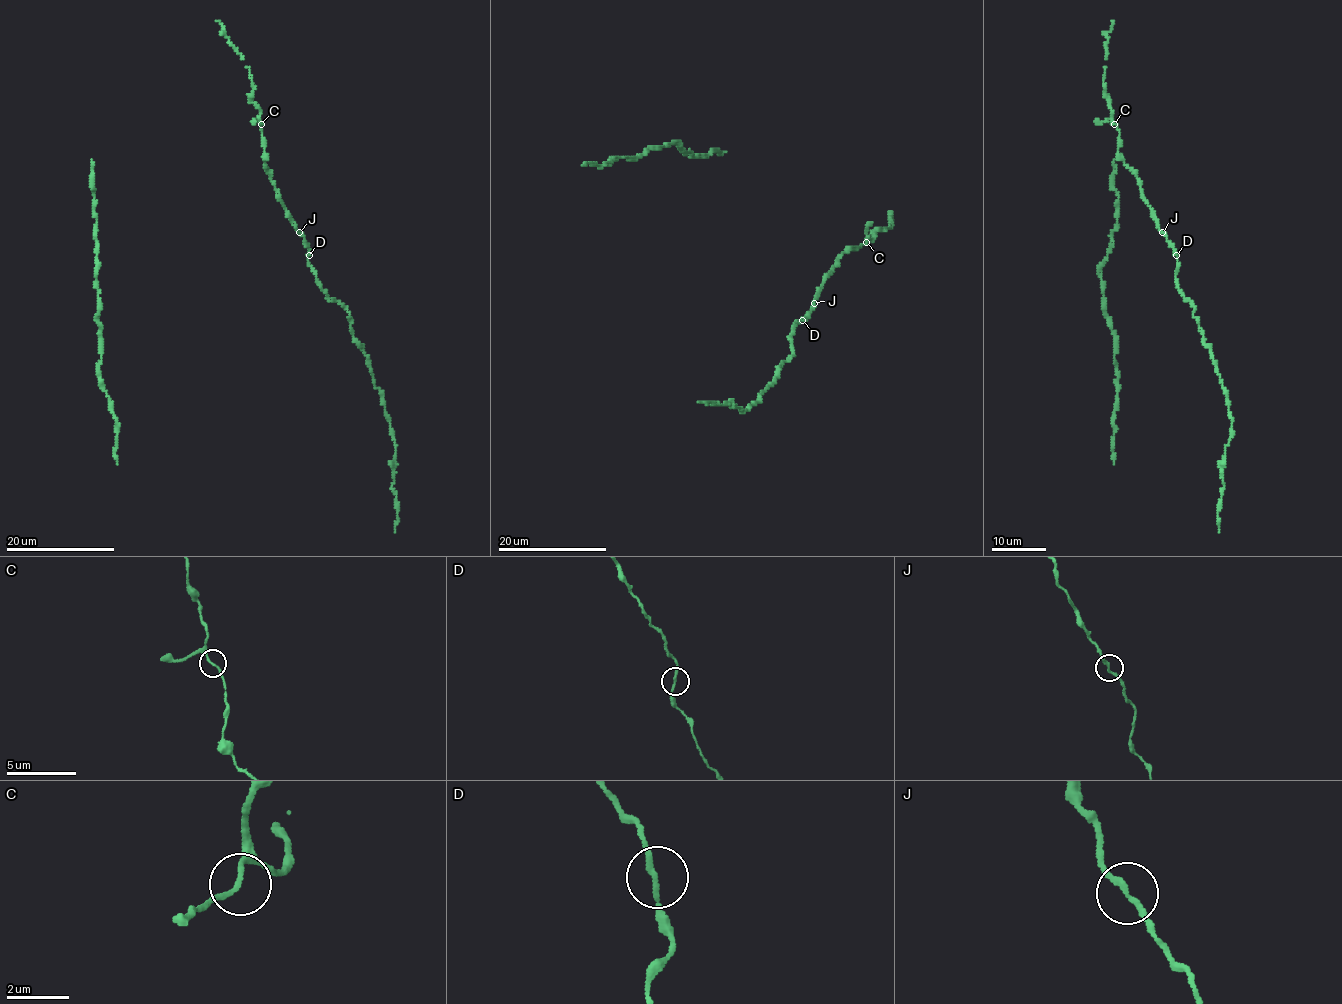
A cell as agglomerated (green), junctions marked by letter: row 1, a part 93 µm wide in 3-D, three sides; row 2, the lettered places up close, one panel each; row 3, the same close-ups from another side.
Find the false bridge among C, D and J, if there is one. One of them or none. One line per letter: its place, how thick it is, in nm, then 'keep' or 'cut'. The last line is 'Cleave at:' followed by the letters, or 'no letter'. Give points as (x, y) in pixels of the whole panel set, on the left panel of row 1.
C: (261, 124) | 150 nm | keep
D: (309, 255) | 160 nm | keep
J: (299, 232) | 170 nm | keep
Cleave at: no letter

